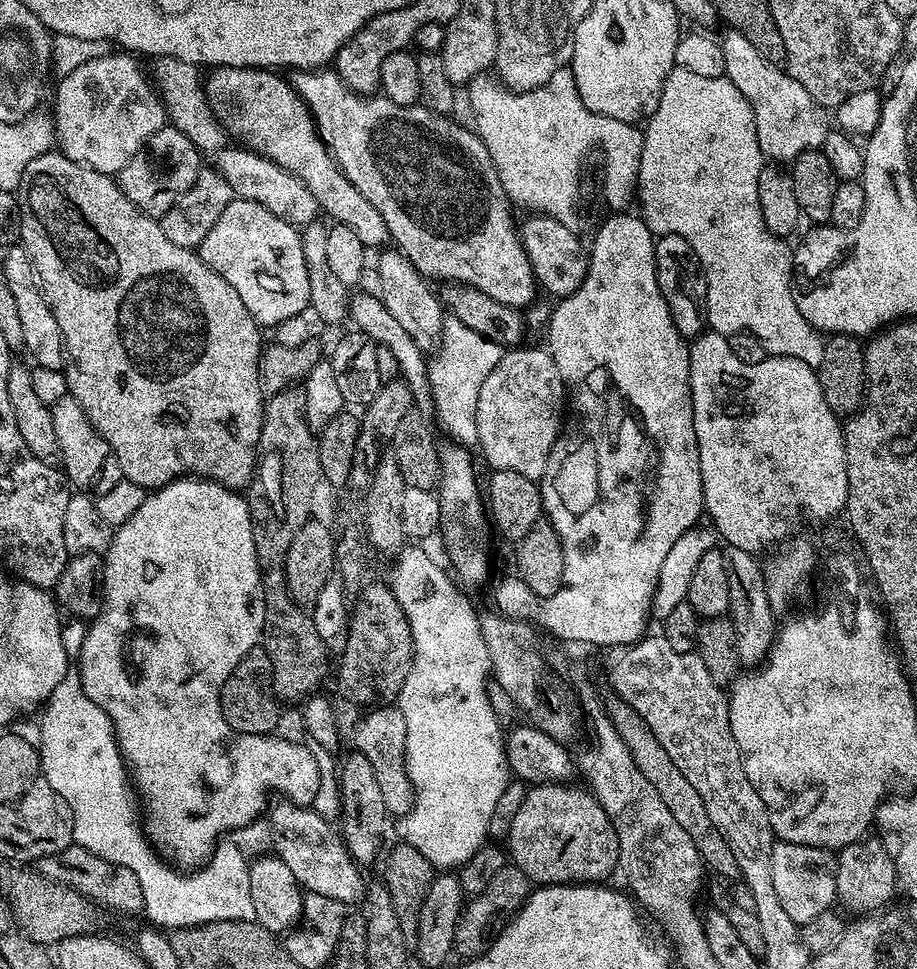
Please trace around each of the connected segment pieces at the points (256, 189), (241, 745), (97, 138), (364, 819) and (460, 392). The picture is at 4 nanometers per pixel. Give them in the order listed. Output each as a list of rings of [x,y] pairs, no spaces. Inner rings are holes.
[[[247,146],[235,147],[219,148],[214,153],[214,167],[230,182],[233,193],[239,199],[258,202],[258,206],[266,206],[270,214],[278,214],[278,218],[297,226],[310,224],[317,219],[321,206],[307,184],[302,183],[293,172],[278,166],[261,153],[254,152]]]
[[[181,478],[179,480],[174,480],[172,483],[164,485],[163,488],[158,488],[147,493],[145,501],[142,502],[142,506],[139,506],[138,510],[130,516],[125,524],[117,527],[115,531],[113,531],[112,543],[108,545],[108,550],[103,553],[103,557],[104,607],[101,608],[100,613],[89,623],[92,625],[89,626],[88,633],[85,634],[84,641],[80,644],[80,665],[78,665],[78,671],[80,673],[82,688],[86,690],[90,702],[98,702],[98,706],[102,706],[102,710],[106,710],[106,714],[112,719],[112,725],[116,731],[116,741],[120,747],[121,754],[124,756],[124,762],[130,773],[130,779],[138,793],[139,803],[142,805],[142,823],[144,831],[148,833],[148,838],[151,840],[153,848],[155,848],[165,860],[175,865],[175,867],[181,870],[195,870],[212,857],[213,850],[216,849],[216,845],[220,843],[222,838],[227,837],[238,827],[246,827],[248,824],[255,822],[255,820],[261,819],[262,813],[265,811],[266,805],[270,800],[270,797],[268,798],[268,792],[280,792],[276,794],[282,794],[283,799],[292,801],[298,805],[315,805],[316,795],[320,792],[320,764],[316,761],[315,754],[317,755],[317,753],[313,751],[307,743],[304,743],[304,745],[295,744],[292,740],[279,740],[279,735],[276,734],[259,736],[258,734],[242,734],[241,732],[236,732],[228,725],[226,718],[222,714],[222,706],[220,705],[220,691],[222,690],[222,686],[225,680],[230,678],[230,674],[236,669],[238,662],[242,662],[242,658],[247,656],[249,652],[253,651],[253,649],[261,643],[264,634],[264,621],[266,619],[264,591],[262,590],[262,582],[260,581],[260,560],[256,557],[256,551],[254,550],[252,519],[250,518],[247,499],[245,499],[237,489],[215,484],[213,480],[206,480],[203,478]]]
[[[112,50],[102,58],[90,59],[78,67],[71,67],[58,84],[54,94],[54,118],[59,149],[64,156],[108,175],[119,174],[134,157],[145,151],[148,139],[165,127],[166,113],[160,93],[153,81],[144,77],[141,61],[124,50]]]
[[[352,750],[340,764],[340,822],[339,831],[344,844],[357,865],[368,864],[380,852],[384,840],[384,814],[381,787],[374,778],[374,769],[362,753]]]
[[[453,316],[445,317],[442,338],[436,352],[438,361],[434,360],[429,369],[429,380],[432,384],[434,410],[438,412],[441,424],[448,429],[453,441],[464,446],[475,443],[479,391],[503,353],[503,347],[493,340],[481,336]]]

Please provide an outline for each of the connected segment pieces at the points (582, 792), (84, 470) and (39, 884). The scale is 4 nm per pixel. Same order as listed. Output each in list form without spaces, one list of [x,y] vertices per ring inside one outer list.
[[[557,782],[537,784],[529,787],[525,794],[525,800],[522,802],[522,806],[519,807],[517,814],[514,816],[514,820],[510,825],[509,834],[506,839],[506,846],[508,846],[508,852],[512,855],[511,863],[515,867],[524,871],[529,881],[536,886],[547,886],[550,884],[594,884],[597,882],[604,882],[611,872],[617,871],[617,864],[619,862],[618,852],[618,837],[614,832],[614,826],[611,825],[610,818],[607,817],[606,810],[596,800],[596,797],[592,794],[587,787],[575,788],[572,782]]]
[[[72,396],[58,398],[58,402],[54,402],[50,407],[60,447],[59,463],[69,485],[89,494],[108,492],[122,477],[118,458],[112,453],[112,447],[106,442],[106,438],[102,438],[102,434],[92,425],[90,418],[86,418],[86,410],[82,410],[82,406],[78,406],[78,402]]]
[[[18,870],[8,880],[8,896],[17,929],[31,941],[54,946],[68,937],[87,935],[95,929],[97,905],[66,882],[56,883],[38,872]]]

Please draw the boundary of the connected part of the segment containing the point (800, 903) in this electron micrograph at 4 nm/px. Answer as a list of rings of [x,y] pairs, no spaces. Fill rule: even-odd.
[[[786,840],[775,841],[772,850],[772,884],[785,913],[799,926],[814,921],[834,904],[837,861],[829,849],[806,847]]]

